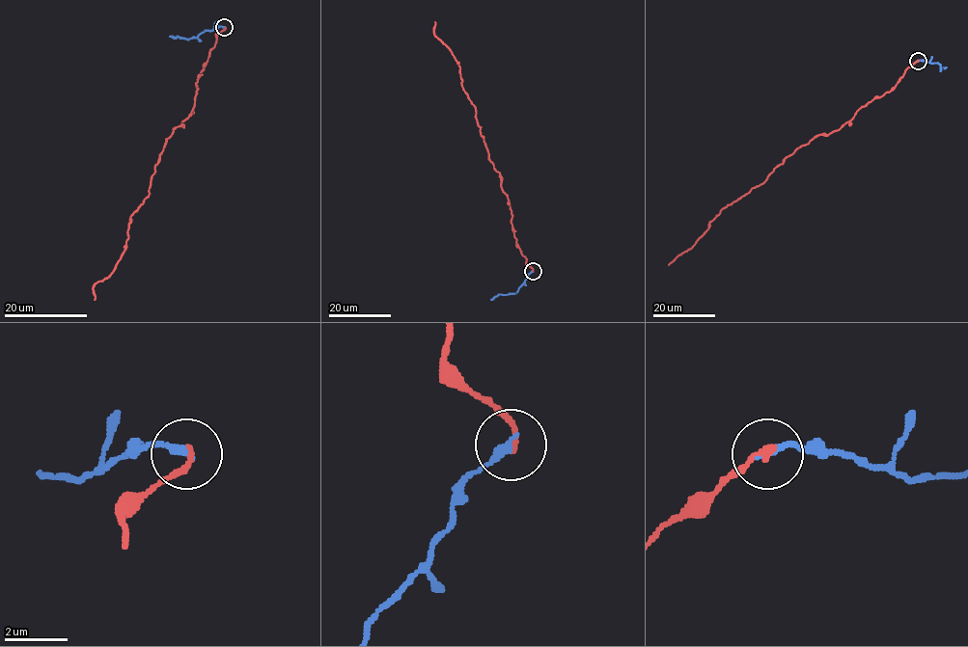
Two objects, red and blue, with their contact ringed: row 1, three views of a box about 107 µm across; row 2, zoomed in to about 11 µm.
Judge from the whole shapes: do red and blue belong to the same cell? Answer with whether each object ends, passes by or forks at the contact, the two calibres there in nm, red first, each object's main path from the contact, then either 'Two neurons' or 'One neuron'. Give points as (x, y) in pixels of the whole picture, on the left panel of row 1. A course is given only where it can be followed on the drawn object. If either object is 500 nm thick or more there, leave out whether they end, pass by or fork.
At the ring red ends. At the ring blue ends. Thickness 200 nm (red) against 300 nm. Course of red: (225, 27), (197, 79), (191, 114), (166, 140), (149, 196), (132, 214), (126, 249), (93, 286), (94, 300). Course of blue: (224, 27), (218, 26), (191, 39), (169, 37). One neuron

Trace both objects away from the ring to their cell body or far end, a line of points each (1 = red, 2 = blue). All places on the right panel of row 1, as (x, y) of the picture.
1: (918, 61), (890, 91), (862, 106), (837, 130), (801, 145), (762, 183), (723, 207), (696, 242), (668, 265)
2: (918, 61), (939, 65), (941, 69), (947, 67)

